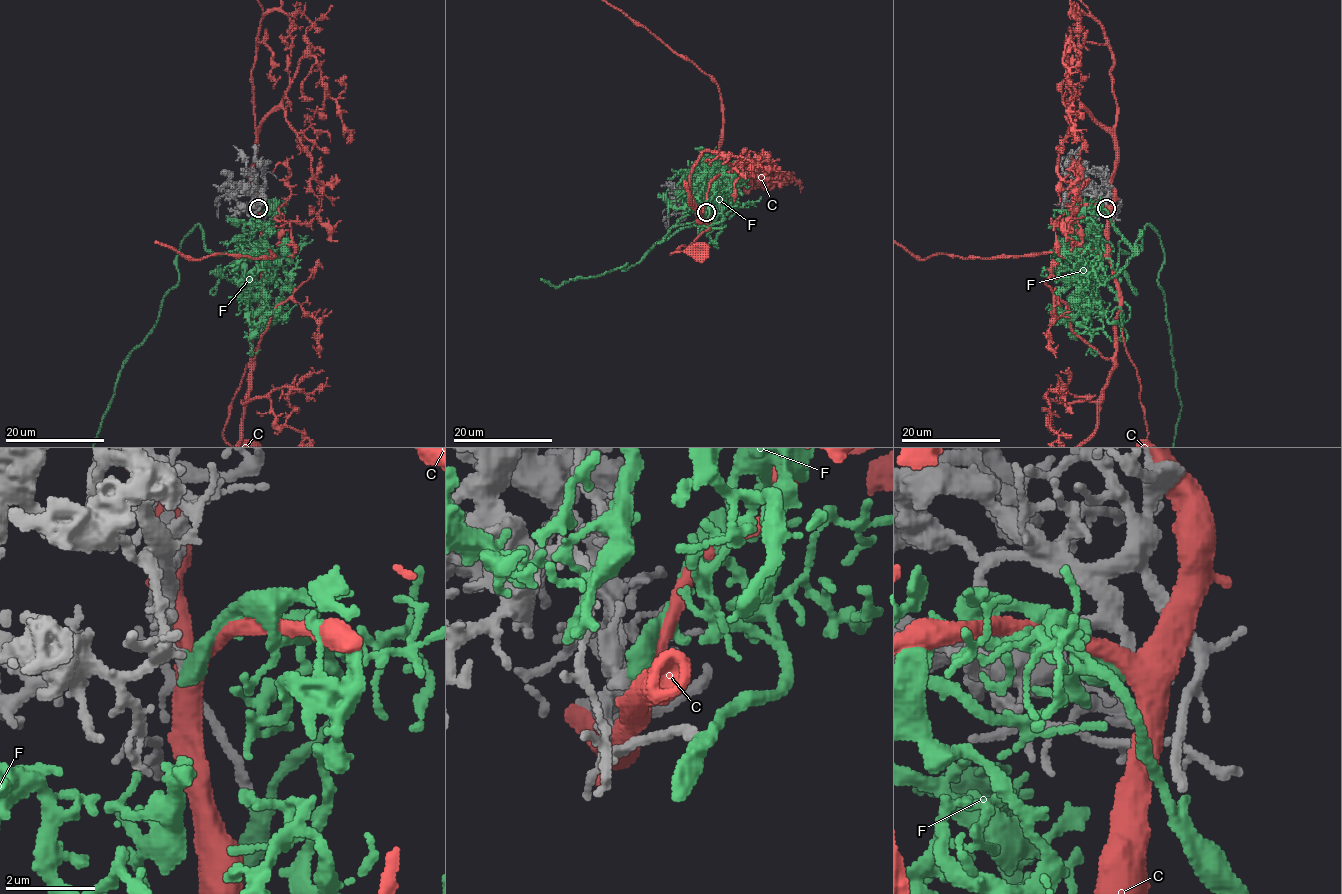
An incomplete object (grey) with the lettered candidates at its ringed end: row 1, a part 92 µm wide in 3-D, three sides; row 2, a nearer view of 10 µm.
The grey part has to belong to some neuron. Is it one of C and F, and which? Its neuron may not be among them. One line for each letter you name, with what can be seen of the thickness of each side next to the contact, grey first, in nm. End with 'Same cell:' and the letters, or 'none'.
F: 320 nm thick on the grey side, 500 nm on the other
Same cell: F

